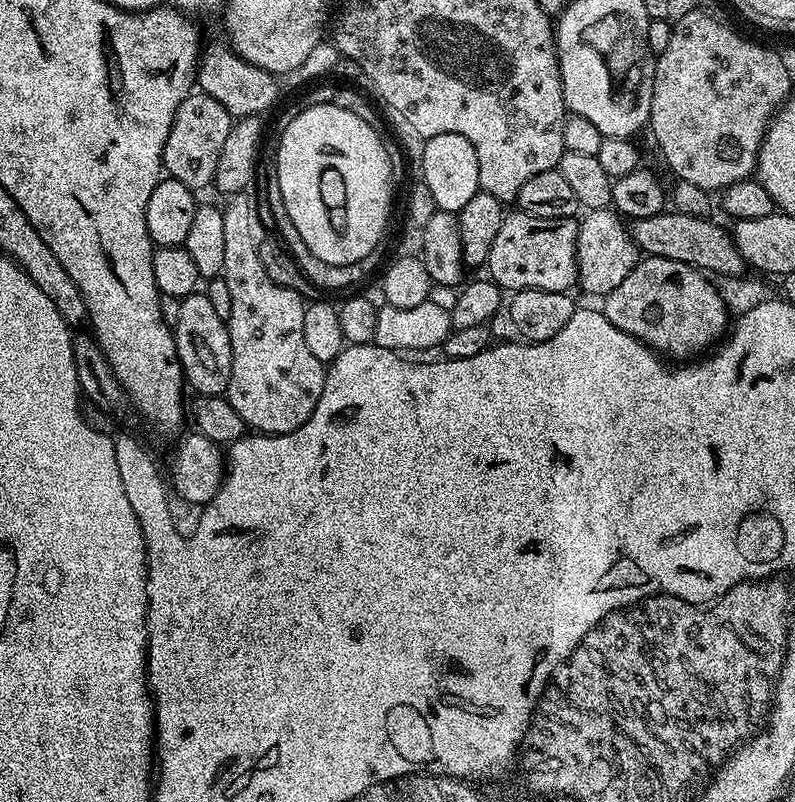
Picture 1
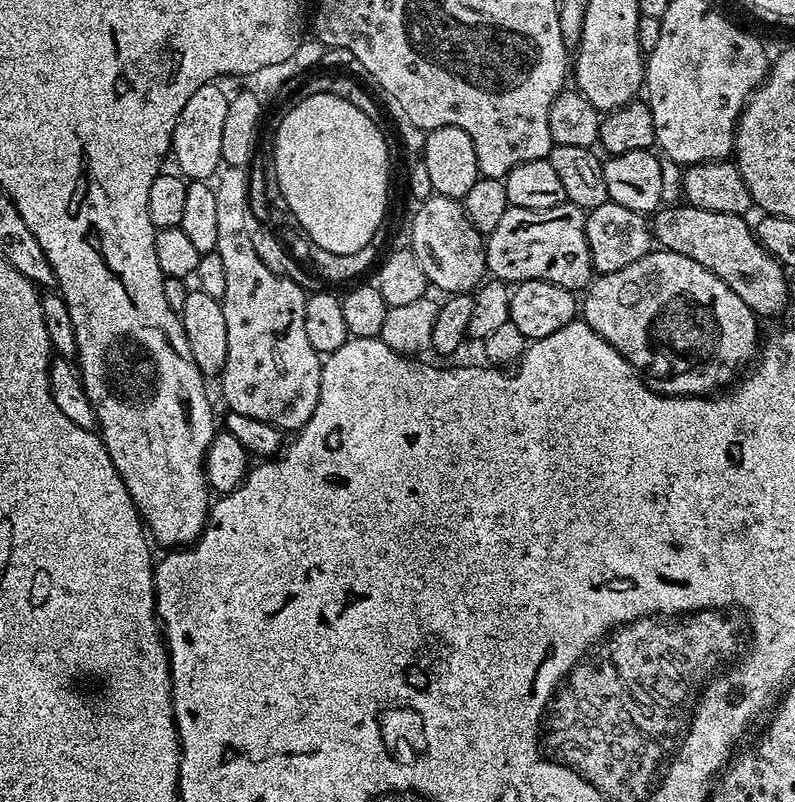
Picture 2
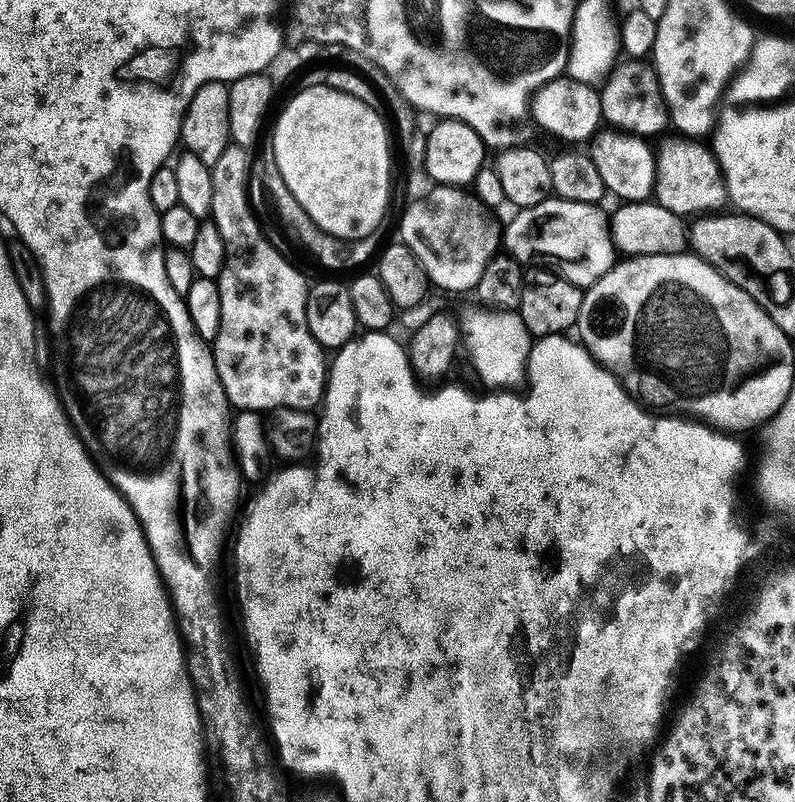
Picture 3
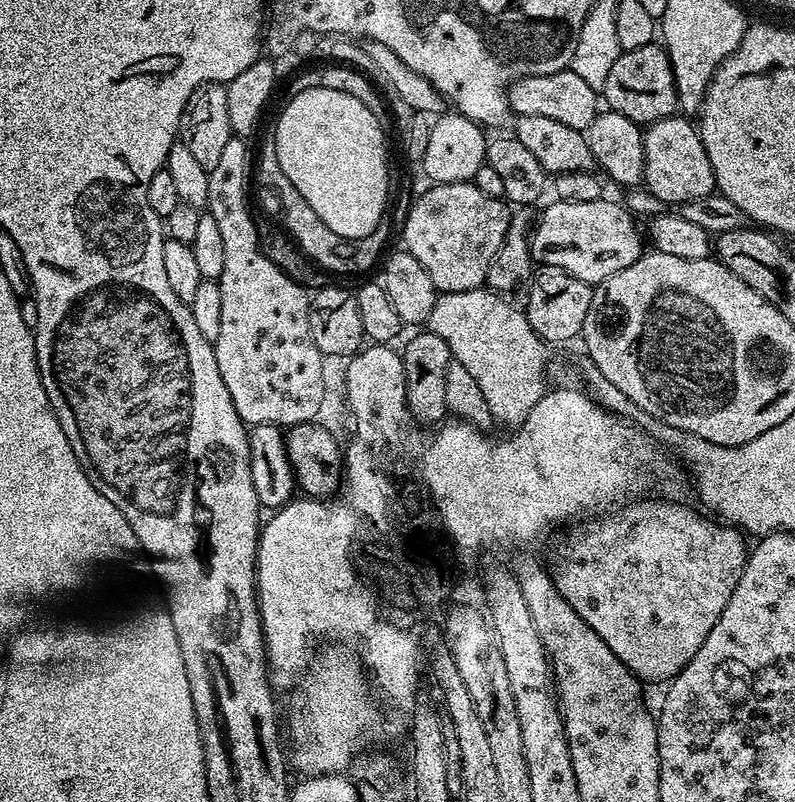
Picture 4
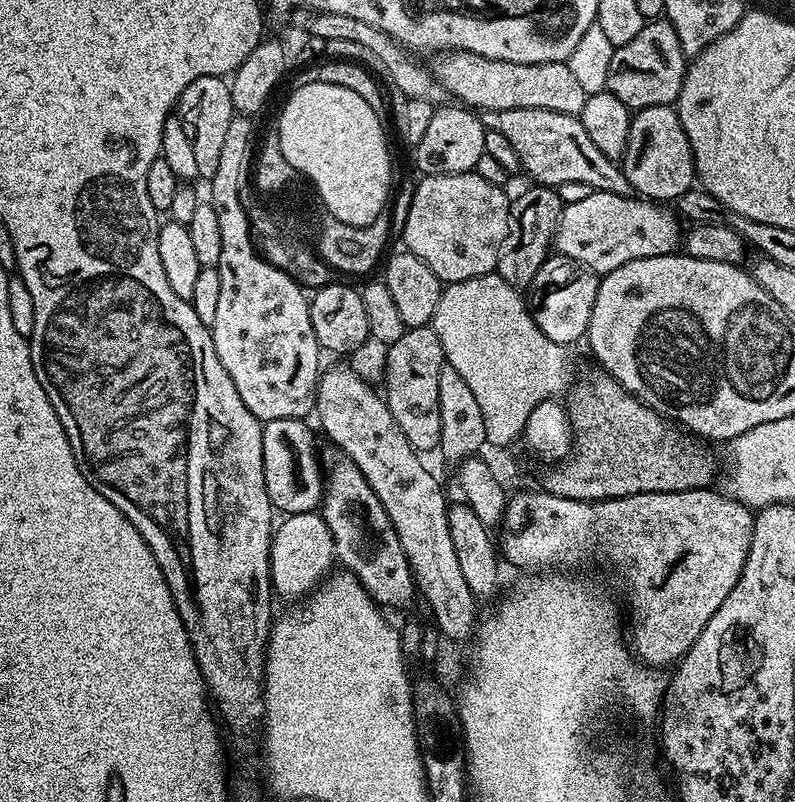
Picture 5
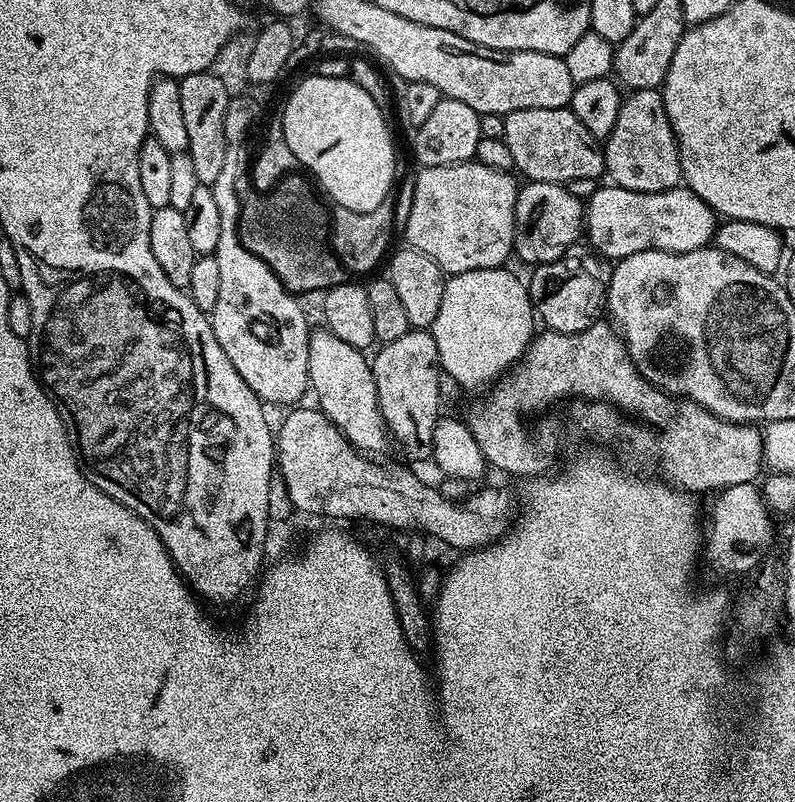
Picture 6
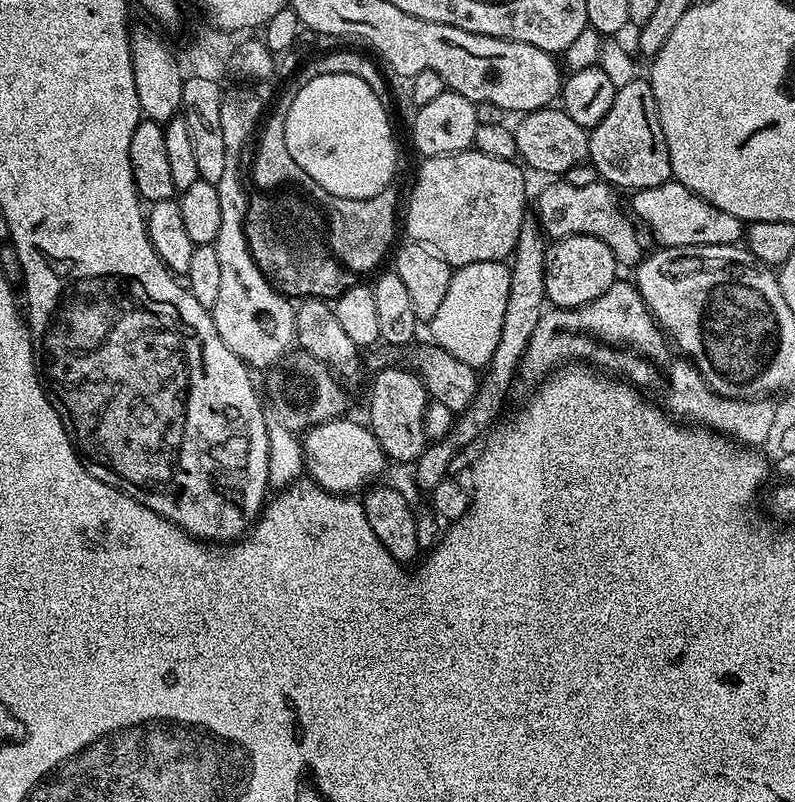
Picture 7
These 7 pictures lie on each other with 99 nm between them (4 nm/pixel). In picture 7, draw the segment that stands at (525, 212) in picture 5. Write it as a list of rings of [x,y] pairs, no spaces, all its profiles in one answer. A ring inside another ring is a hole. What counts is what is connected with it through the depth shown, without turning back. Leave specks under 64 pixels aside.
[[[563,178],[557,179],[557,184],[548,184],[536,196],[534,215],[544,229],[545,237],[553,241],[567,236],[586,234],[596,236],[616,256],[621,265],[635,265],[636,256],[636,228],[633,217],[620,205],[617,189],[607,182],[596,180],[590,186],[570,186]]]

